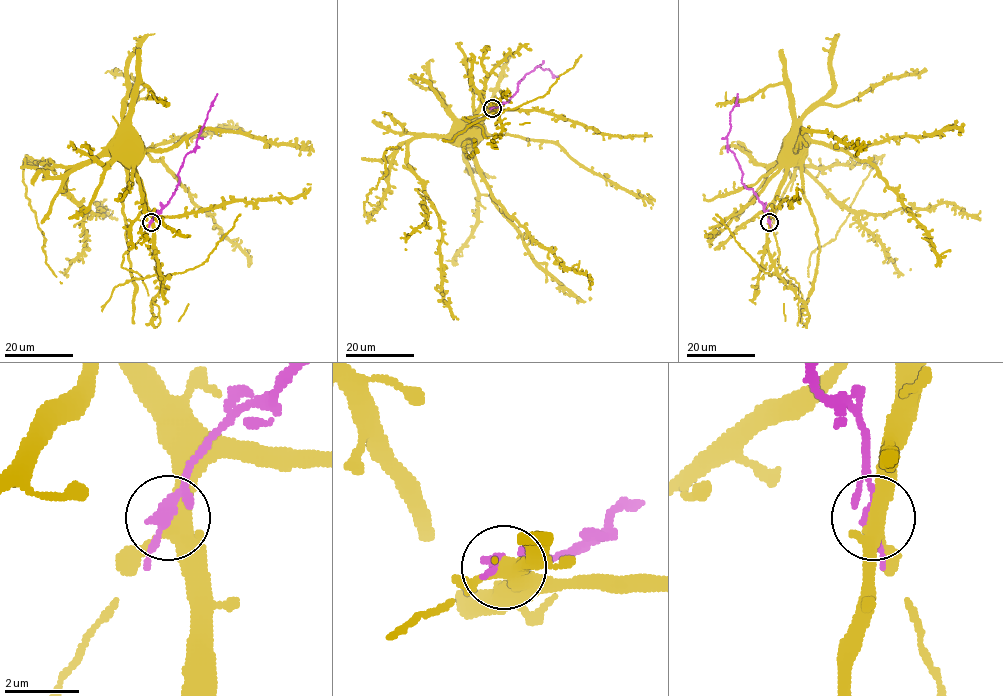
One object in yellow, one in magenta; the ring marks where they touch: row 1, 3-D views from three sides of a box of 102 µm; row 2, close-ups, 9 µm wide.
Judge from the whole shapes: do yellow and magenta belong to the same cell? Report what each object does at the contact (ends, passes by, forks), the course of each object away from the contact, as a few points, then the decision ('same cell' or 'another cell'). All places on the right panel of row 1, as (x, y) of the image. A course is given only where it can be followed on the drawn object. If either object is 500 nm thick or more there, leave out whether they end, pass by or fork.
yellow forks; magenta passes by; course yellow (769, 222), (776, 190), (787, 170), (787, 143), (793, 137), (795, 140); course magenta (769, 222), (763, 205), (751, 189), (741, 182), (743, 172), (727, 145), (730, 112), (737, 94); same cell

